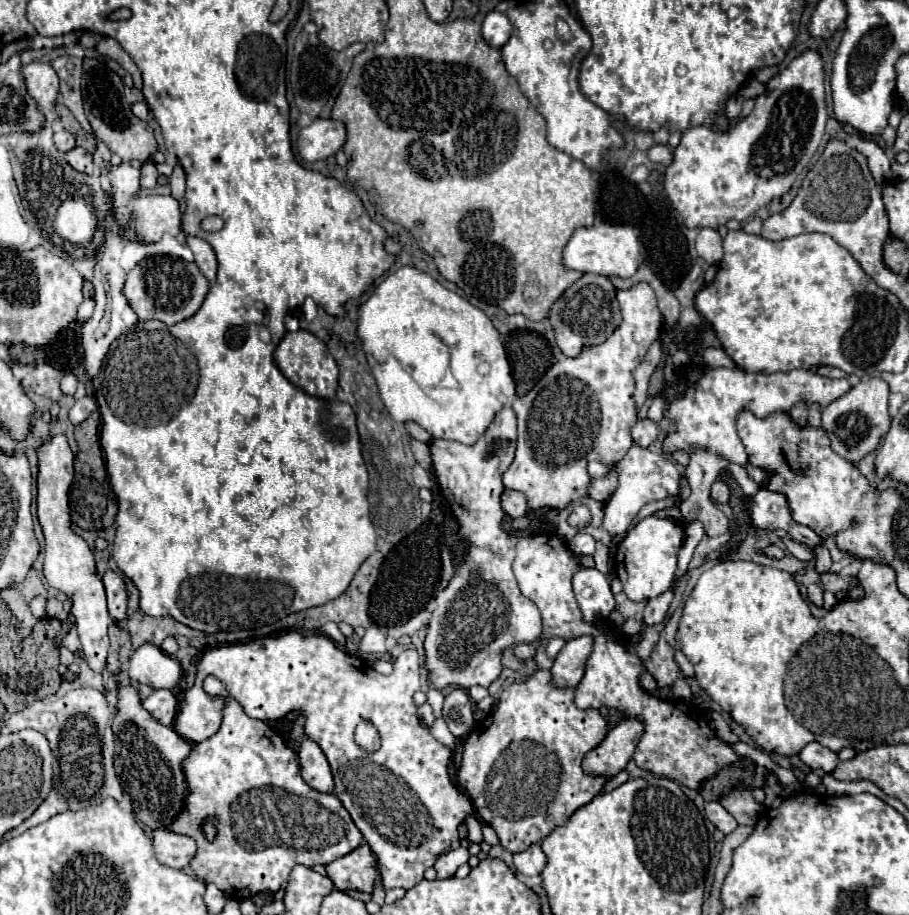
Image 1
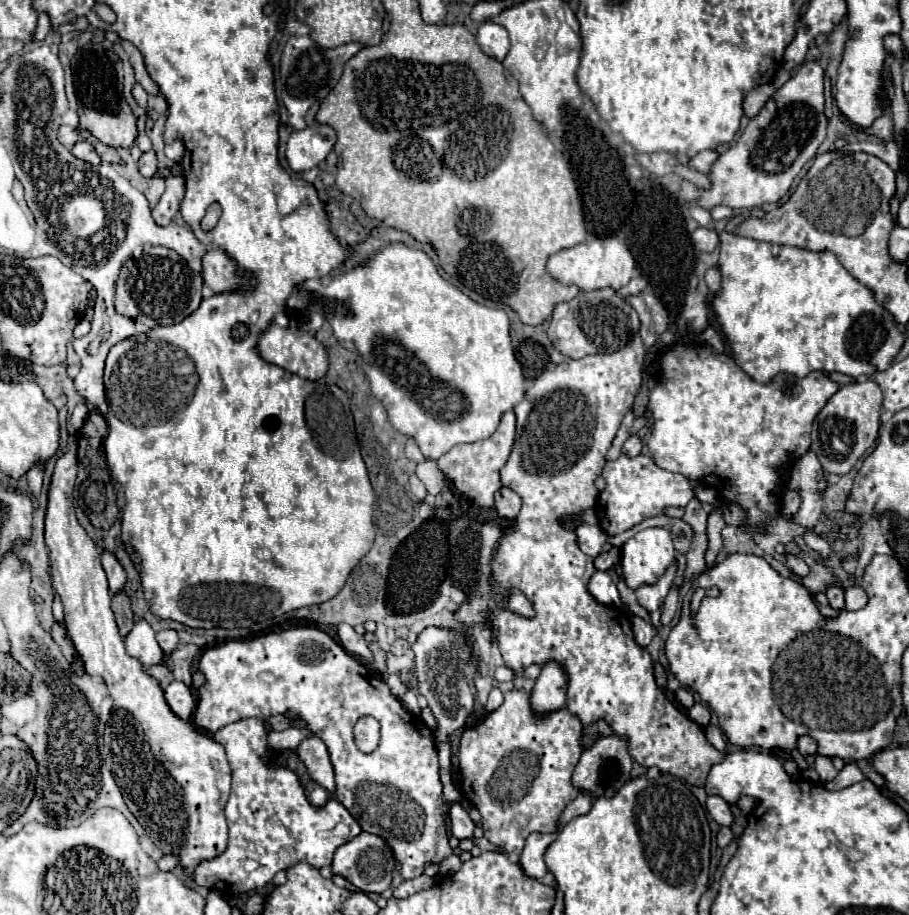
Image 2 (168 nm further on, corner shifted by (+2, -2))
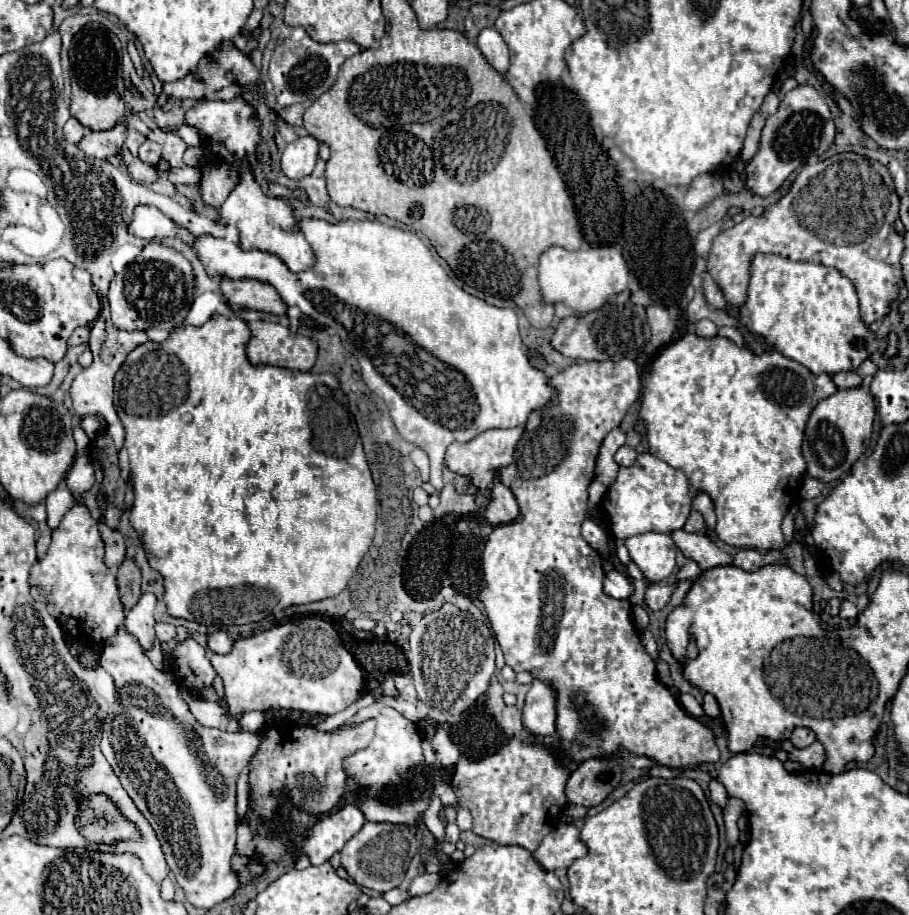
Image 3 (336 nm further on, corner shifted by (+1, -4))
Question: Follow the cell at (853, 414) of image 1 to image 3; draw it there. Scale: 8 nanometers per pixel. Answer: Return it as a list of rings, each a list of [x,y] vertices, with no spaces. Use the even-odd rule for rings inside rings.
[[[863,384],[851,390],[839,390],[829,398],[821,400],[813,410],[805,426],[803,438],[803,458],[805,458],[805,474],[817,478],[825,484],[841,478],[853,462],[867,452],[873,432],[873,418],[875,418],[875,400],[869,392],[869,386]]]

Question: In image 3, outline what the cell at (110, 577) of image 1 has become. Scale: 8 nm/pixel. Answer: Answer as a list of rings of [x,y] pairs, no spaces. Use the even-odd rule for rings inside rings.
[[[99,520],[99,532],[103,536],[105,542],[105,562],[109,568],[119,566],[119,562],[123,562],[125,558],[125,538],[119,530],[113,530],[105,524],[105,520]]]

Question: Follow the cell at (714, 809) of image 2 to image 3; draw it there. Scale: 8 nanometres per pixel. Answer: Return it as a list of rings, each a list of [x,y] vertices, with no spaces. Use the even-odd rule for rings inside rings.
[[[711,780],[711,782],[709,782],[709,794],[711,794],[711,800],[713,800],[715,804],[719,804],[721,808],[725,808],[729,796],[727,796],[725,786],[723,786],[719,780]]]

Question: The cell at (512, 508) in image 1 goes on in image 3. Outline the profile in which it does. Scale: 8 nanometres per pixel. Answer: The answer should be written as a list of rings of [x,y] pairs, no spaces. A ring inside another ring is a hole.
[[[497,482],[491,488],[491,502],[485,508],[487,522],[493,526],[499,526],[499,524],[513,522],[517,516],[519,516],[519,506],[513,492],[501,482]]]

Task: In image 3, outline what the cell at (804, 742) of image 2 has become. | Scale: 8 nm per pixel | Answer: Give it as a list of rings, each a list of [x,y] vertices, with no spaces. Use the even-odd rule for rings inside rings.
[[[799,726],[799,728],[793,730],[793,734],[791,734],[789,740],[791,740],[793,746],[803,748],[803,746],[809,746],[811,742],[815,742],[815,732],[813,732],[811,728],[803,728],[803,726]]]

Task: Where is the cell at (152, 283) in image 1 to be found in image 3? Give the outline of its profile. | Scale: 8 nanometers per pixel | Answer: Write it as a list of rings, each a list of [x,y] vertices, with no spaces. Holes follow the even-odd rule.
[[[153,240],[143,248],[133,264],[129,264],[121,274],[115,274],[107,298],[113,324],[119,330],[173,330],[187,316],[193,304],[193,292],[195,284],[191,264],[177,250],[163,246],[159,240]]]

